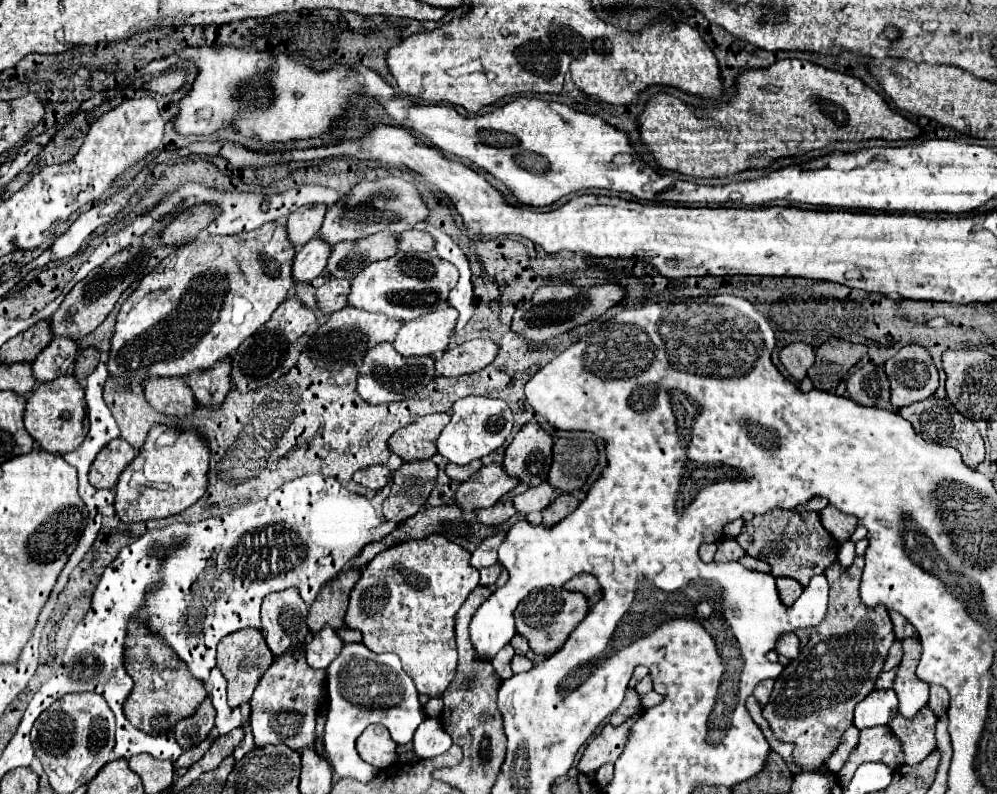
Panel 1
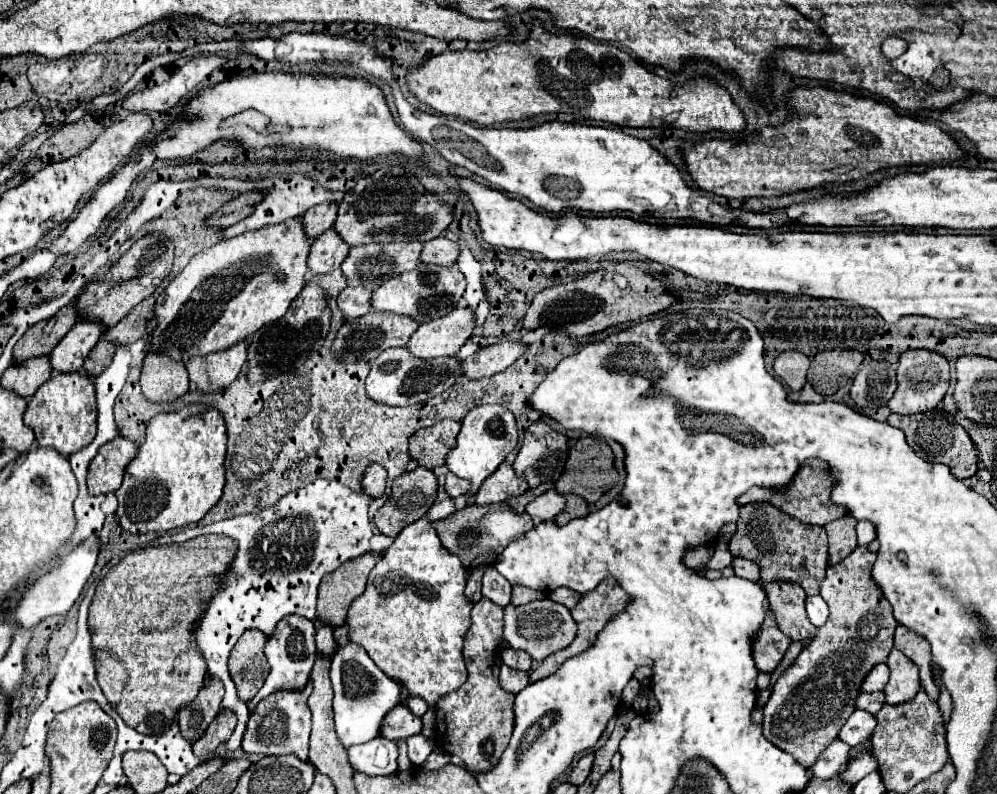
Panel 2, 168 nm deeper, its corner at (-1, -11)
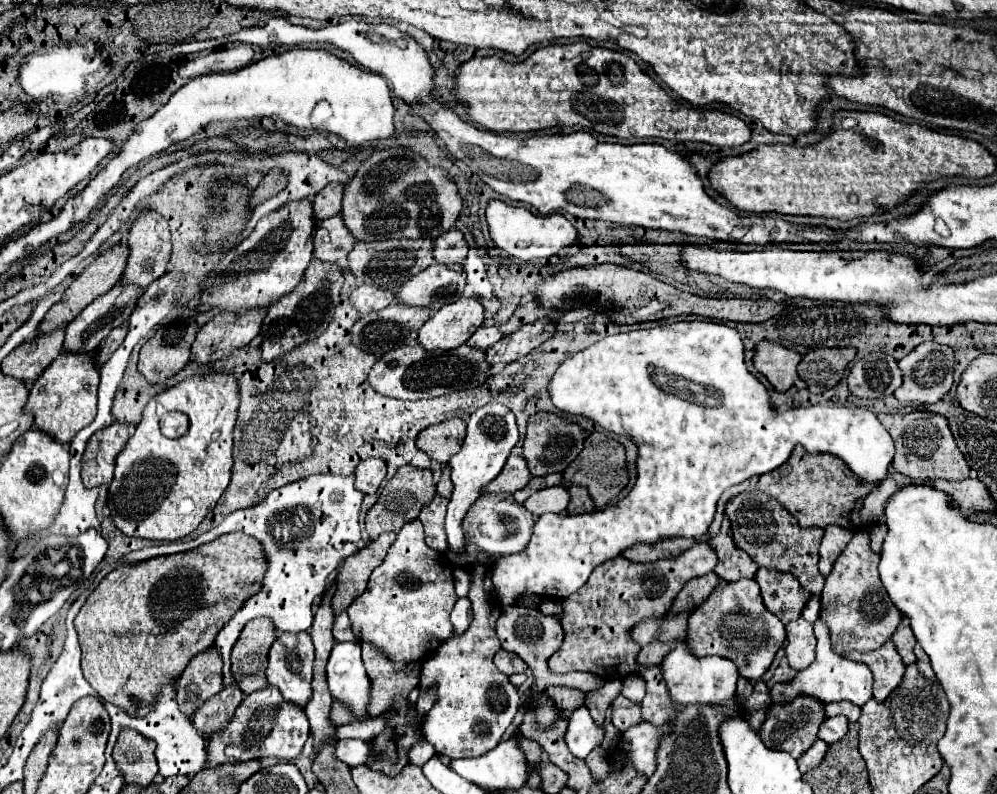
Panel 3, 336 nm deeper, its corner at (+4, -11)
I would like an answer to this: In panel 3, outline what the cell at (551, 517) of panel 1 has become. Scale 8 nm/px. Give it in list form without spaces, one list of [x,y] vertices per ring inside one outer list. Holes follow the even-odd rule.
[[[569,486],[569,506],[567,506],[567,514],[585,514],[591,512],[595,508],[593,500],[589,498],[589,492],[585,492],[585,486]]]

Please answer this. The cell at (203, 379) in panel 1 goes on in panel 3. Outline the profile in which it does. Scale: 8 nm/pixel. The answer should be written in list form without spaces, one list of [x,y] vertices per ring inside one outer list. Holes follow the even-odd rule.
[[[257,310],[257,314],[241,314],[241,318],[229,318],[227,314],[217,314],[211,318],[197,334],[191,354],[197,364],[213,364],[215,360],[231,356],[241,346],[247,346],[261,328],[267,310]]]

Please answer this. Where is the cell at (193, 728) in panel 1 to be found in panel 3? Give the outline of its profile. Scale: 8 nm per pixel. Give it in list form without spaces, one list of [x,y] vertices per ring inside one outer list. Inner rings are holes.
[[[209,648],[201,654],[197,654],[181,678],[177,680],[177,704],[179,710],[187,716],[193,718],[193,714],[215,694],[221,692],[221,656],[217,654],[215,648]]]

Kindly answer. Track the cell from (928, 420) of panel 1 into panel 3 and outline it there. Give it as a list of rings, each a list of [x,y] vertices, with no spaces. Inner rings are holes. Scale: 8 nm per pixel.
[[[913,410],[909,414],[879,414],[879,422],[895,440],[893,468],[911,480],[965,480],[969,478],[969,464],[949,430],[945,416],[929,410]]]

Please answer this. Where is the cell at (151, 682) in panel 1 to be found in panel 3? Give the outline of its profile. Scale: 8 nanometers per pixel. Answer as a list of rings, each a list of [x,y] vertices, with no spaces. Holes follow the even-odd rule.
[[[241,532],[219,536],[189,552],[157,556],[137,564],[119,564],[99,582],[75,618],[83,650],[81,666],[85,680],[105,702],[123,708],[129,716],[149,714],[153,710],[157,690],[161,686],[175,684],[189,660],[213,646],[217,632],[229,616],[233,616],[245,598],[259,590],[263,574],[265,558],[261,556],[261,544]]]

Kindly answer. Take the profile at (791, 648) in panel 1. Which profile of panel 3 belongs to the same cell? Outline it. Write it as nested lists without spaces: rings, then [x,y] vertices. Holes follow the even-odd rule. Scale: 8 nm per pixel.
[[[739,580],[727,586],[719,586],[709,594],[709,598],[695,610],[689,626],[689,644],[697,656],[725,656],[733,660],[739,674],[757,680],[771,666],[777,650],[785,642],[785,626],[777,616],[769,614],[763,606],[759,586],[755,580]]]

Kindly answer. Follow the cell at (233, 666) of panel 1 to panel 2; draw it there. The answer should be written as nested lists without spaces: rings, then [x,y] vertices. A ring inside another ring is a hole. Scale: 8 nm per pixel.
[[[246,630],[230,652],[228,668],[230,676],[238,688],[240,700],[248,702],[262,688],[268,676],[268,662],[264,656],[264,644],[268,636],[260,630]]]

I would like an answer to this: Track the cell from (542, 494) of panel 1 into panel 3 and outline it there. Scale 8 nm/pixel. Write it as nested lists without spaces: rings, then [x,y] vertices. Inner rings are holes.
[[[553,486],[553,488],[543,488],[541,492],[533,492],[533,494],[525,500],[523,506],[525,506],[531,514],[541,516],[541,514],[547,514],[547,512],[555,512],[555,514],[565,512],[567,502],[569,502],[567,488],[565,488],[565,486]]]

